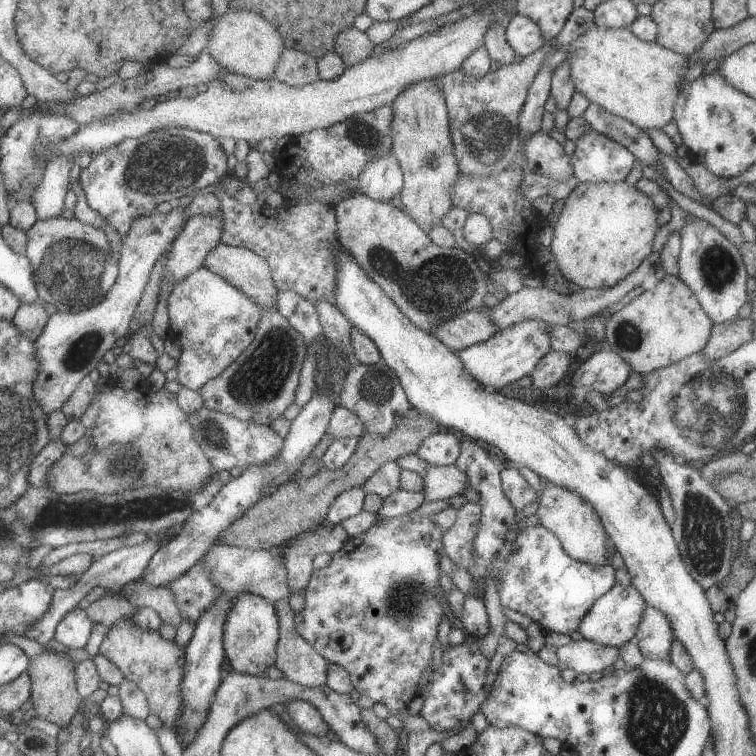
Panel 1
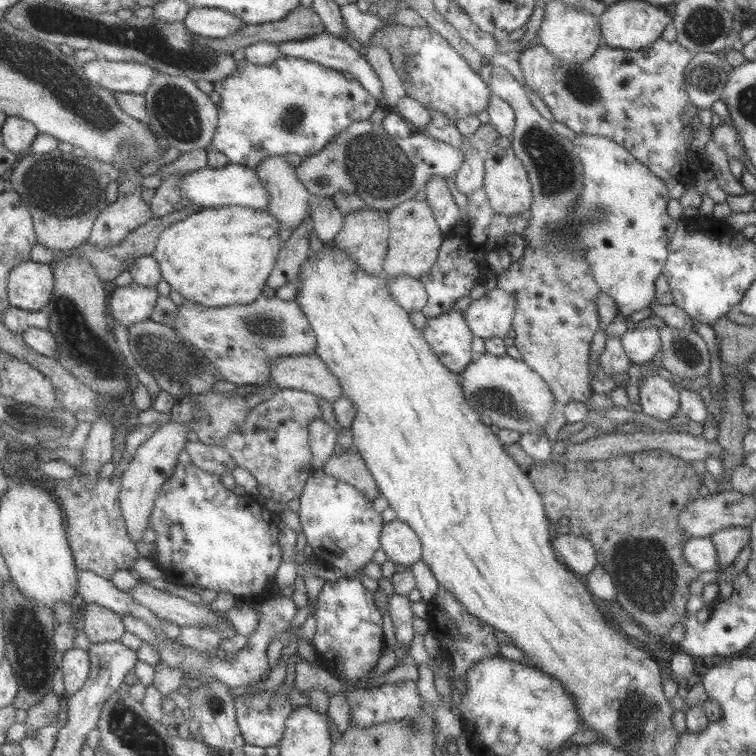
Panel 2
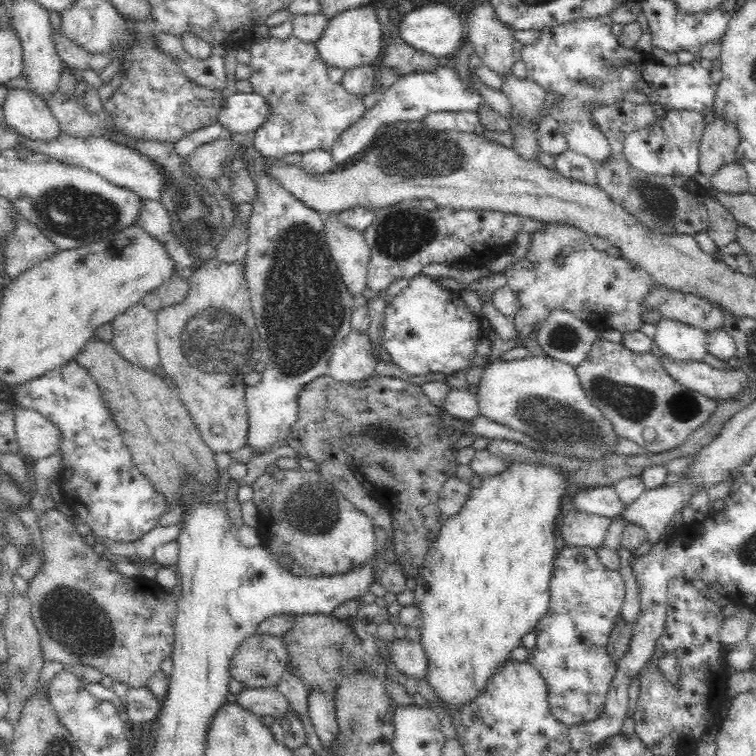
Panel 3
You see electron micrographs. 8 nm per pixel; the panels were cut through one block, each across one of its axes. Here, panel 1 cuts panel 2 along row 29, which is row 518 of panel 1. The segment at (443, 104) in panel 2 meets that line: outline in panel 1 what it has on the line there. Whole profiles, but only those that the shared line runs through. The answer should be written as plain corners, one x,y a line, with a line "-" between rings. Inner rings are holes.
417,511
397,518
387,518
379,515
377,522
367,532
363,532
358,537
349,537
345,541
345,547
333,554
332,560
327,566
315,569
305,592
305,606
295,617
297,632
329,662
343,666
352,676
353,686
361,696
368,696
374,702
383,703
391,713
407,710
409,704
415,700
415,696
419,696
421,683
425,682
425,672
428,671
429,662
431,662
431,640
437,634
435,626
439,624
439,618
443,614
441,604
435,600
435,584
437,584
437,578
439,578
437,562
439,562
439,552
443,552
444,532
431,522
430,515
421,516

